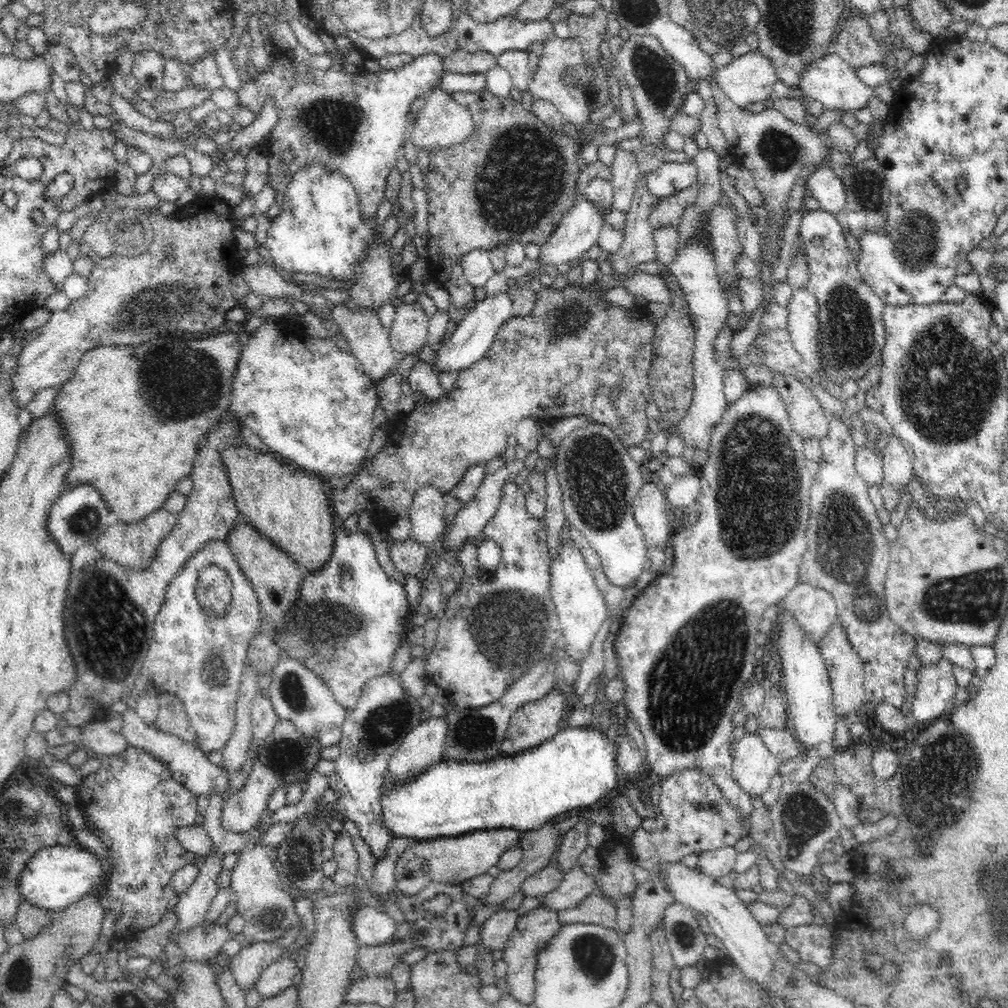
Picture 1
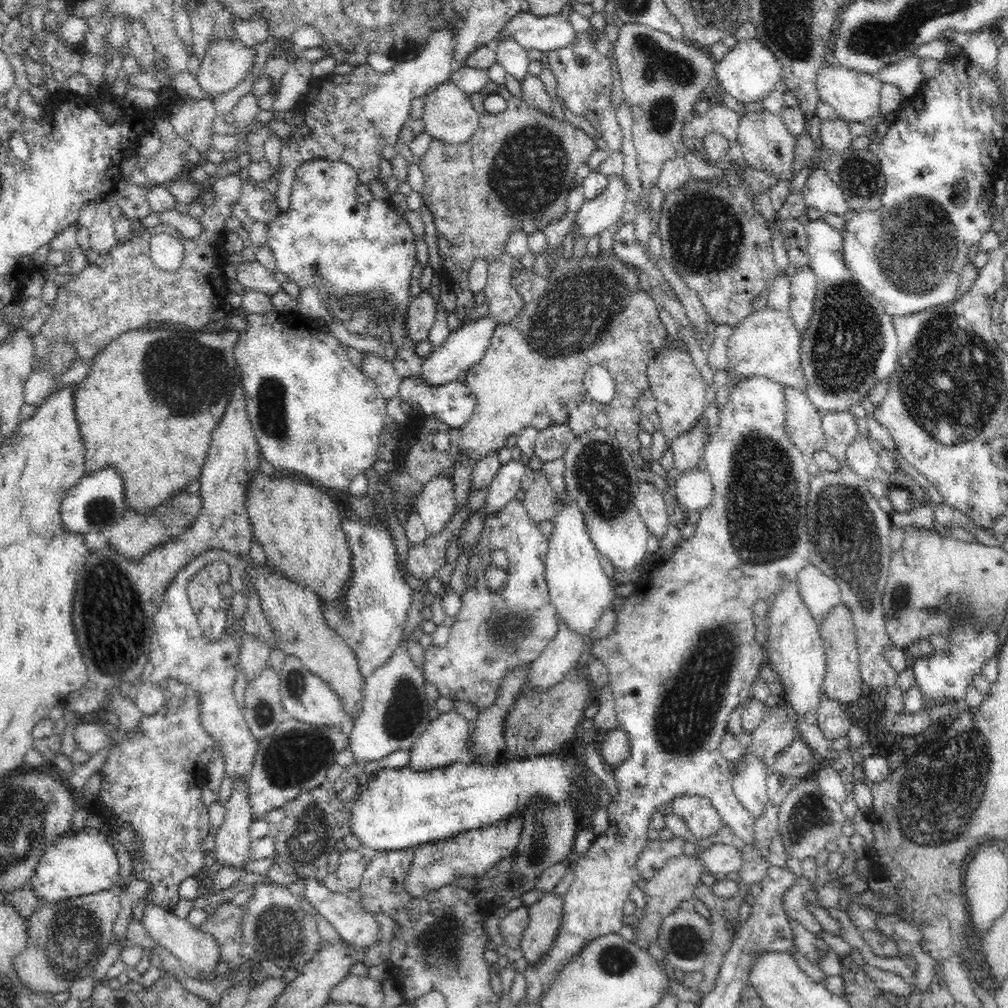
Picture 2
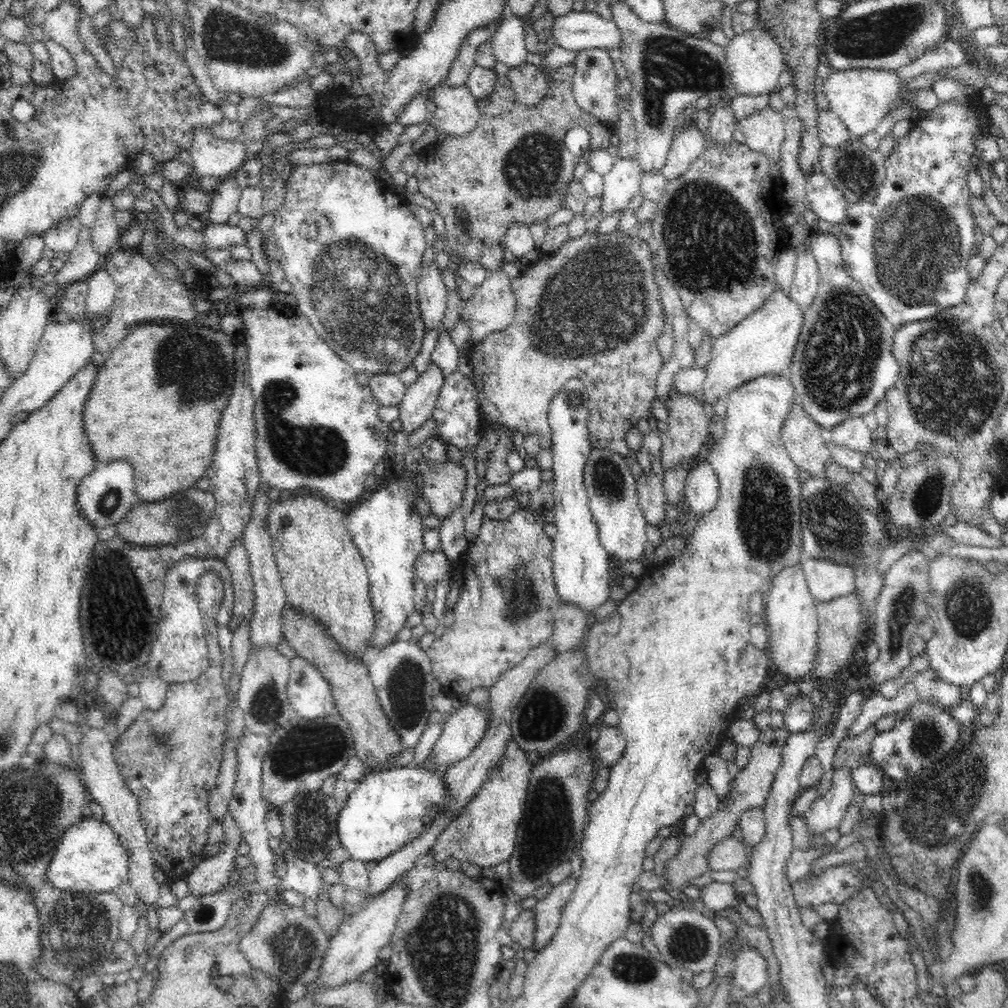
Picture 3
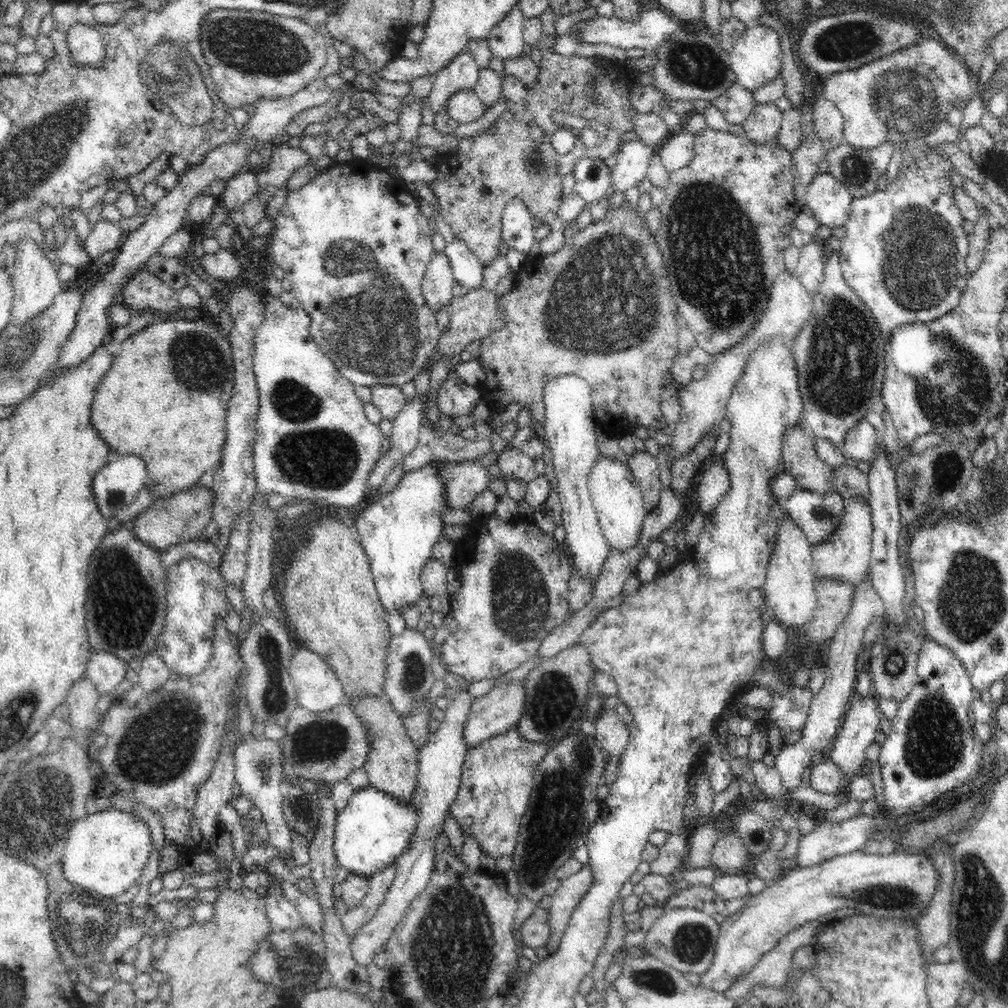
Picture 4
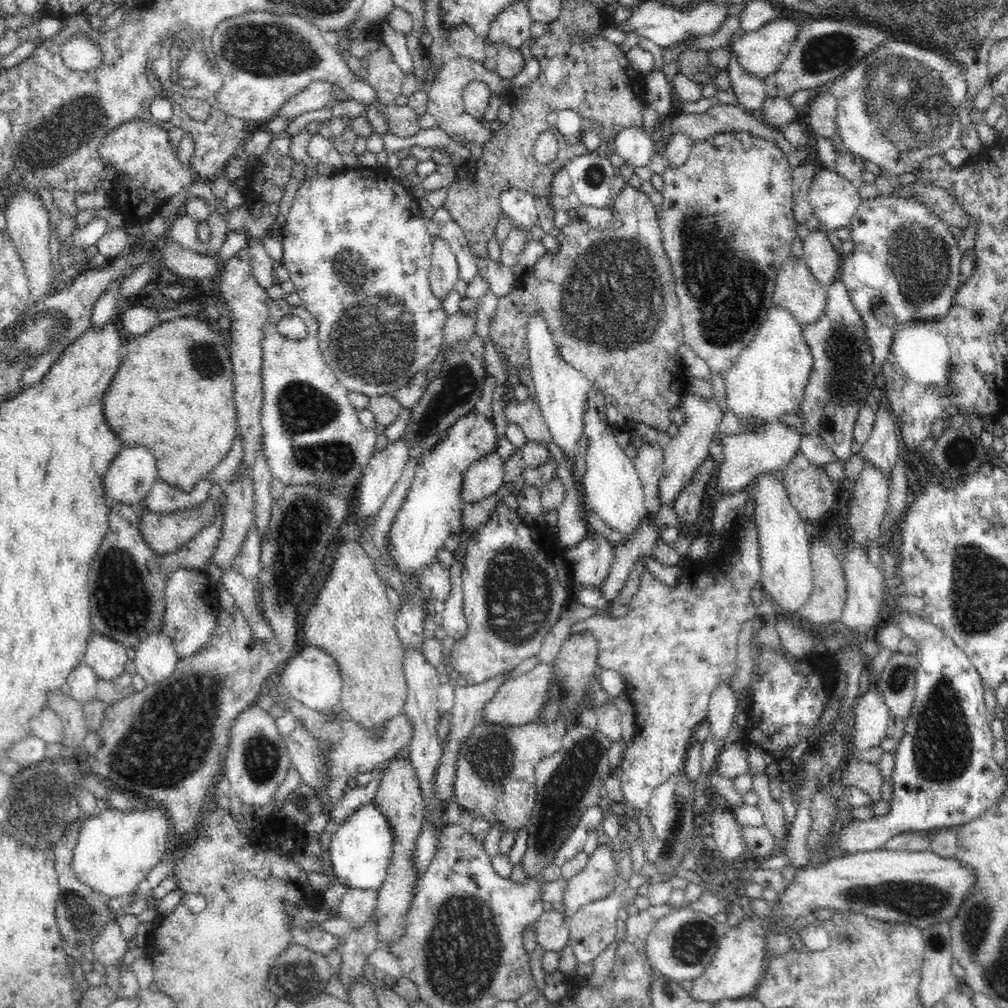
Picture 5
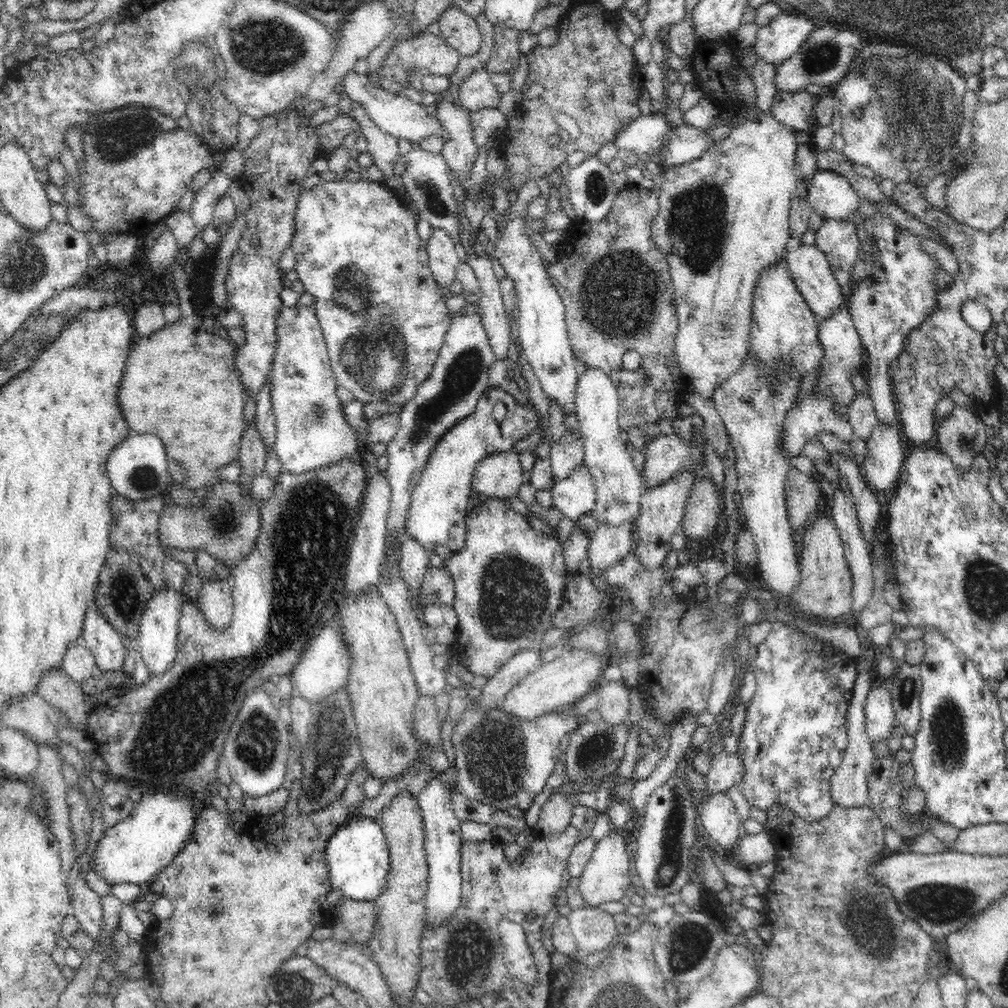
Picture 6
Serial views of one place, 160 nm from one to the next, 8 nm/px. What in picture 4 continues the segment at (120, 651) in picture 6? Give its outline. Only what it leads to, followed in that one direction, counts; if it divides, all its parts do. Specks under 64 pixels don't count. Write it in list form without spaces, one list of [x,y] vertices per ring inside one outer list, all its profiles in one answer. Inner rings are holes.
[[[92,652],[85,678],[95,684],[99,694],[115,694],[117,686],[126,680],[129,664],[114,654]]]

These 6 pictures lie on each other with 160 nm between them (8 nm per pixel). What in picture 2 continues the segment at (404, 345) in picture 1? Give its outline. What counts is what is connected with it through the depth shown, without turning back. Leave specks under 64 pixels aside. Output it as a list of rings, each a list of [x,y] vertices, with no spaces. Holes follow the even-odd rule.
[[[429,289],[420,292],[410,302],[408,314],[405,317],[405,336],[411,344],[428,339],[429,330],[432,328],[438,309],[436,301],[430,295]]]

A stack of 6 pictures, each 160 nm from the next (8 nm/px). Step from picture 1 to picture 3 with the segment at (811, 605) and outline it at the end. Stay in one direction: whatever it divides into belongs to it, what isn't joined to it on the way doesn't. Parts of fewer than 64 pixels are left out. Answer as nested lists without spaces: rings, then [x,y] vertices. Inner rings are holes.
[[[804,558],[802,567],[811,596],[817,603],[846,596],[855,589],[855,572],[847,564]]]

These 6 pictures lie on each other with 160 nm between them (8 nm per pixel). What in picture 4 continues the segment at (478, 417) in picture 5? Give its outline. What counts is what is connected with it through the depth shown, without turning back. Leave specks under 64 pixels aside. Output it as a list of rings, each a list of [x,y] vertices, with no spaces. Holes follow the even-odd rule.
[[[431,461],[418,470],[404,473],[390,492],[374,499],[355,520],[355,536],[368,557],[371,575],[387,615],[392,612],[403,612],[406,606],[415,605],[415,602],[418,602],[423,591],[422,569],[431,560],[434,543],[442,534],[444,521],[442,521],[441,514],[446,511],[447,506],[445,506],[444,483],[439,480],[435,471],[436,463],[437,461]]]

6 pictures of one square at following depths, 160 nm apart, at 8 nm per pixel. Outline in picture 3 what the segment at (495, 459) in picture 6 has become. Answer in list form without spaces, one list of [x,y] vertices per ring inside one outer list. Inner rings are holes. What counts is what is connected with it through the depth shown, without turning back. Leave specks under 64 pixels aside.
[[[418,449],[405,456],[405,469],[424,477],[423,496],[427,500],[427,513],[445,519],[463,499],[467,472],[461,463],[429,462]]]

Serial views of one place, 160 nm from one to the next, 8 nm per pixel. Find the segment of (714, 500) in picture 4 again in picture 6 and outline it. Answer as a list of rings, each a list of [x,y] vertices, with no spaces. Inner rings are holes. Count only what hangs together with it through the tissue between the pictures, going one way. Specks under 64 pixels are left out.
[[[810,393],[808,398],[802,399],[800,403],[796,404],[796,406],[787,412],[785,423],[782,424],[782,449],[784,449],[787,459],[791,460],[794,456],[803,455],[805,445],[810,440],[816,438],[816,434],[822,432],[822,430],[835,434],[847,443],[850,443],[855,438],[852,425],[845,418],[837,415],[835,406],[833,406],[831,400],[828,400],[823,394],[813,396],[813,394]]]

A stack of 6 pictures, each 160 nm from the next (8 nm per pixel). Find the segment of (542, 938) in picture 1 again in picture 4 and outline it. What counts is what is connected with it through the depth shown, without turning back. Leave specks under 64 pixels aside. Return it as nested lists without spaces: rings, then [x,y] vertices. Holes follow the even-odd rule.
[[[584,865],[576,874],[571,874],[561,881],[560,886],[551,896],[552,902],[548,911],[549,937],[545,944],[549,952],[554,952],[561,941],[562,933],[568,928],[568,920],[582,900],[583,894],[590,888],[593,876],[590,865]]]

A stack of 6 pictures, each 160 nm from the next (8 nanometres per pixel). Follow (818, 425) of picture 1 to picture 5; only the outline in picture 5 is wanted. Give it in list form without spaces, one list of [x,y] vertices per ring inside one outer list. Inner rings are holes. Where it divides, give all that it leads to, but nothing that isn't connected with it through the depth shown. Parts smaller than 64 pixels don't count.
[[[798,450],[786,468],[783,468],[782,475],[792,505],[798,511],[800,518],[810,527],[817,525],[826,512],[833,511],[833,504],[838,494],[838,485],[830,480],[823,465],[815,465]]]

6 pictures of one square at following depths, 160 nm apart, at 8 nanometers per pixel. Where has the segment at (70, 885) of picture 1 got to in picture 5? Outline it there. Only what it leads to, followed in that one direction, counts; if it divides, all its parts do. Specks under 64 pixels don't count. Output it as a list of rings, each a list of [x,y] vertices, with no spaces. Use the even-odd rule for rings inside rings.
[[[107,807],[91,815],[83,822],[73,850],[71,866],[78,880],[106,899],[126,900],[169,850],[166,838],[170,823],[165,810],[158,807],[126,812]]]

